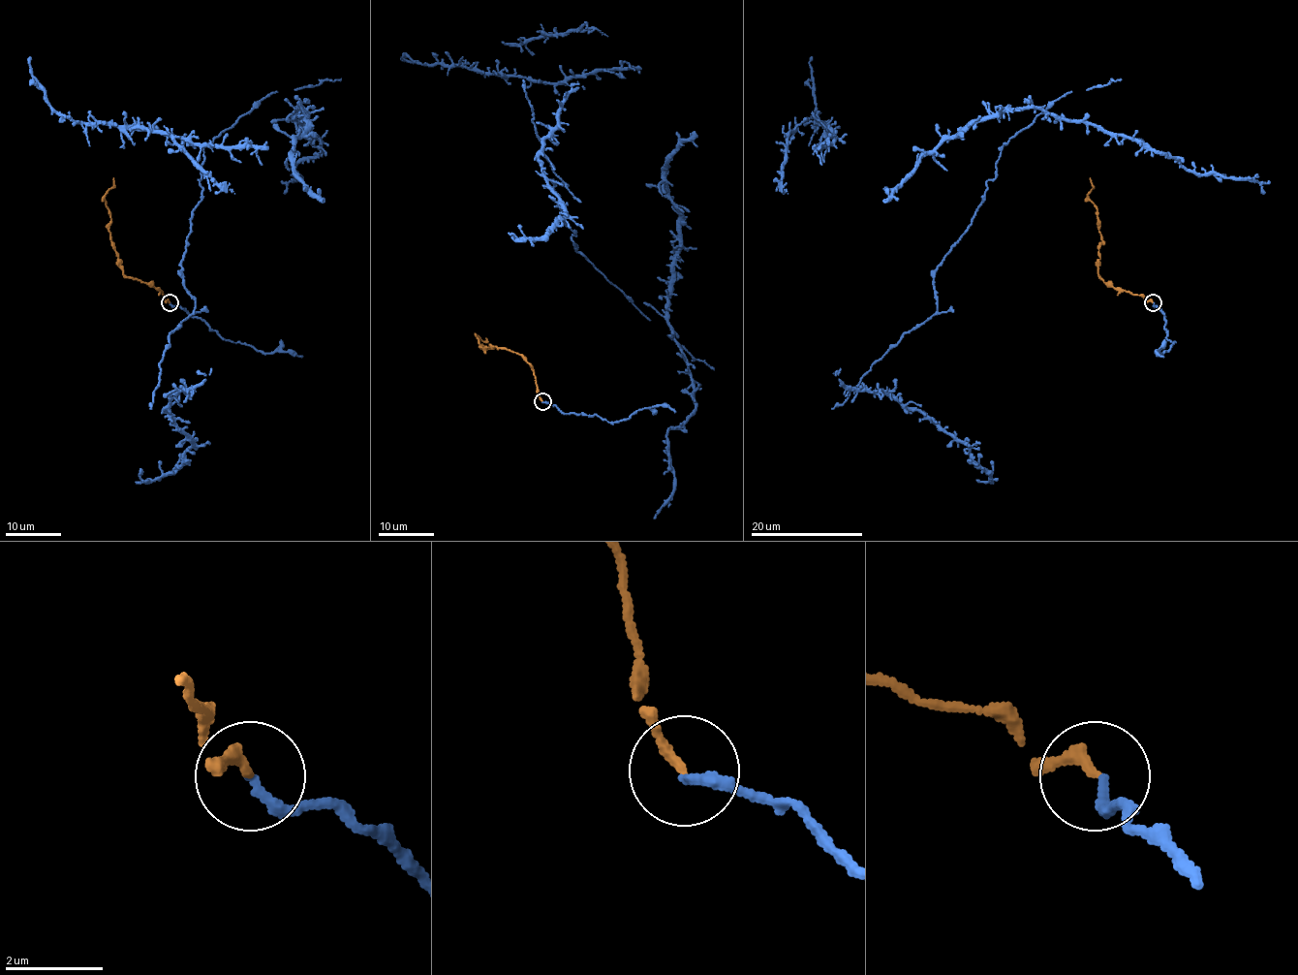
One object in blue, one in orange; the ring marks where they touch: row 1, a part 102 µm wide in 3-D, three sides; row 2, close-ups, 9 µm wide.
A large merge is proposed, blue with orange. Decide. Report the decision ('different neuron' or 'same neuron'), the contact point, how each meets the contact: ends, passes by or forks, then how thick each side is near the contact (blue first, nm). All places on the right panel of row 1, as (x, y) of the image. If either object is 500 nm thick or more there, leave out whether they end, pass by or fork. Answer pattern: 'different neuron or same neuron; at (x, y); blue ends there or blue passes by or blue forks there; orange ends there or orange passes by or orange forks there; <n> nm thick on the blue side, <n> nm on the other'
same neuron; at (1153, 302); blue ends there; orange ends there; 240 nm thick on the blue side, 220 nm on the other

